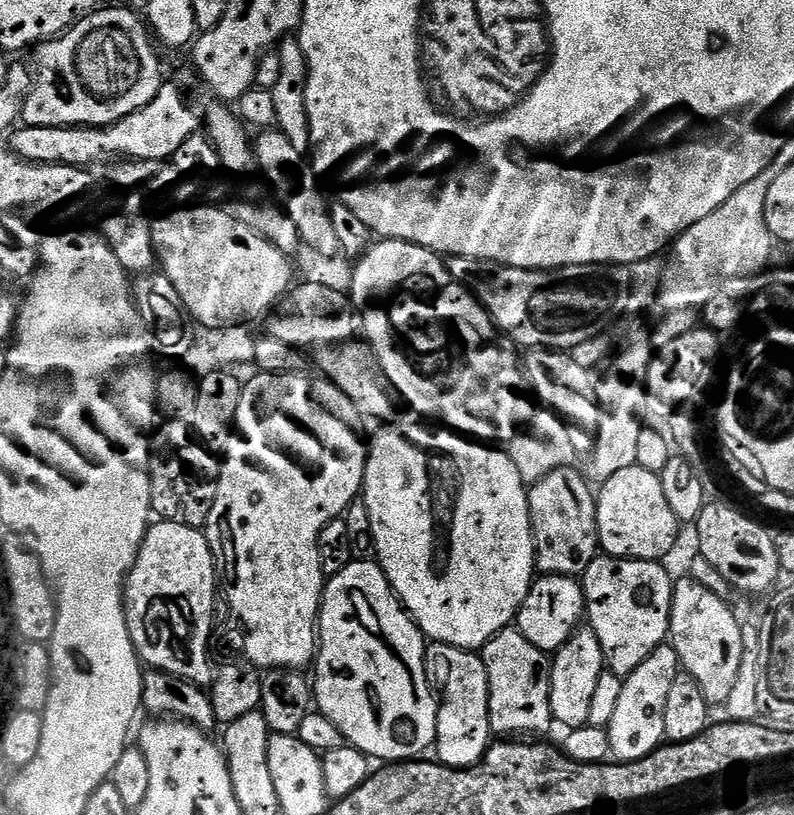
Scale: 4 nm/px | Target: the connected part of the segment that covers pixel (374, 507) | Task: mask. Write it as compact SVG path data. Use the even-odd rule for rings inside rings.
M393 427L393 428L392 428L392 429L391 429L391 430L388 430L388 431L392 431L392 430L393 430L393 432L388 432L388 433L386 433L386 434L385 434L385 436L380 436L380 437L378 437L378 438L377 438L377 440L376 440L376 445L375 445L375 444L374 444L374 443L373 443L373 444L372 444L372 445L371 445L371 448L370 448L370 451L369 451L369 453L368 453L368 461L367 461L367 462L366 462L366 470L365 470L365 471L364 471L364 487L363 487L363 489L362 489L362 503L363 503L363 505L364 505L364 508L365 508L365 510L366 510L366 511L368 511L368 517L369 517L369 518L370 518L370 526L371 526L371 527L372 527L372 548L373 548L373 549L374 549L374 556L375 556L375 559L376 559L376 560L377 560L377 561L378 561L378 563L379 563L379 565L380 565L380 569L382 569L382 571L384 571L384 573L385 573L385 574L386 574L386 578L387 578L387 579L388 579L388 581L389 581L389 582L390 582L390 586L391 586L391 587L392 587L392 589L394 589L394 590L395 590L395 592L396 592L396 597L397 597L397 598L398 598L398 599L400 599L400 603L401 603L401 604L403 604L403 605L404 605L404 608L405 608L405 609L406 609L406 611L408 611L408 615L409 615L409 616L411 616L411 617L412 617L412 619L413 619L413 620L415 620L415 622L416 622L416 624L417 624L417 625L418 625L418 627L419 627L419 628L420 628L420 630L421 630L421 632L423 632L423 633L424 633L424 635L425 635L425 637L427 637L427 639L428 639L428 640L429 640L429 641L432 641L432 640L437 640L437 642L438 642L438 643L440 643L440 646L447 646L447 647L449 647L449 648L462 648L462 649L465 649L465 650L480 650L480 649L483 649L483 647L484 647L484 645L486 645L486 644L488 644L488 643L489 643L489 642L490 642L490 638L494 638L494 637L495 637L495 636L497 636L497 635L498 635L498 634L499 634L499 632L501 632L501 631L502 631L502 630L503 630L503 628L507 628L507 627L509 627L509 625L511 625L511 624L512 624L512 623L513 623L513 621L515 621L515 619L516 619L516 614L517 614L517 612L519 612L519 611L520 611L520 607L521 607L521 606L522 606L522 602L523 602L523 601L524 601L524 599L525 599L525 598L526 598L526 594L527 594L527 593L528 593L528 592L529 592L529 590L531 590L531 589L532 589L532 582L533 582L533 579L534 579L534 577L535 577L535 576L536 576L536 575L537 575L537 571L536 571L536 547L535 547L535 546L534 546L534 538L533 538L533 537L532 537L532 523L531 523L531 522L530 522L530 506L529 506L529 505L528 505L528 490L529 490L529 485L528 485L528 484L527 484L527 483L526 483L526 481L525 481L525 480L524 480L524 479L523 479L523 478L522 478L522 474L518 474L518 466L514 466L514 462L513 462L513 461L512 461L512 459L511 459L511 458L509 458L509 456L508 456L508 454L507 454L507 451L504 451L504 450L500 450L500 452L495 452L495 450L494 450L494 449L492 449L492 448L495 448L495 447L492 447L492 446L489 446L489 445L488 445L488 444L487 444L487 443L484 443L484 442L473 442L473 441L472 441L472 440L471 440L471 439L468 439L468 438L465 438L465 437L464 437L464 436L463 436L463 435L460 435L460 434L457 434L457 433L455 433L455 432L453 432L453 431L451 431L451 430L439 430L439 431L440 431L440 432L431 432L431 430L430 430L430 429L428 429L428 428L408 428L408 429L406 429L406 430L405 430L405 432L403 432L403 430L402 430L402 429L400 429L400 428L396 428L396 429L395 429L395 428L396 428L396 427Z

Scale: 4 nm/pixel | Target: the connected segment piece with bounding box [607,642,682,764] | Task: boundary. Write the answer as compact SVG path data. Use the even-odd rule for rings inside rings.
M671 643L659 644L629 676L623 677L622 694L618 694L618 707L614 710L614 718L608 723L608 746L611 755L617 761L632 764L636 760L646 758L651 752L665 743L666 704L670 698L670 688L674 686L676 676L681 675L680 659Z

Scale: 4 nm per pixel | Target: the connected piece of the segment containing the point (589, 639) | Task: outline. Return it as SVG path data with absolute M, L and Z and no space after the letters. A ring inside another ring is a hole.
M584 626L577 631L555 653L552 660L552 689L550 704L552 719L557 725L565 724L565 729L585 727L590 718L590 702L594 702L594 690L598 690L598 678L606 670L602 646L591 627Z

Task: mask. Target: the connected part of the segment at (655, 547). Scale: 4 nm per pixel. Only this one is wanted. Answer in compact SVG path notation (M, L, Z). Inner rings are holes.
M635 464L626 470L618 470L618 474L603 481L599 487L596 513L603 555L660 562L665 559L663 556L671 554L682 525L674 510L670 510L670 502L666 502L657 473L642 470L642 466Z

